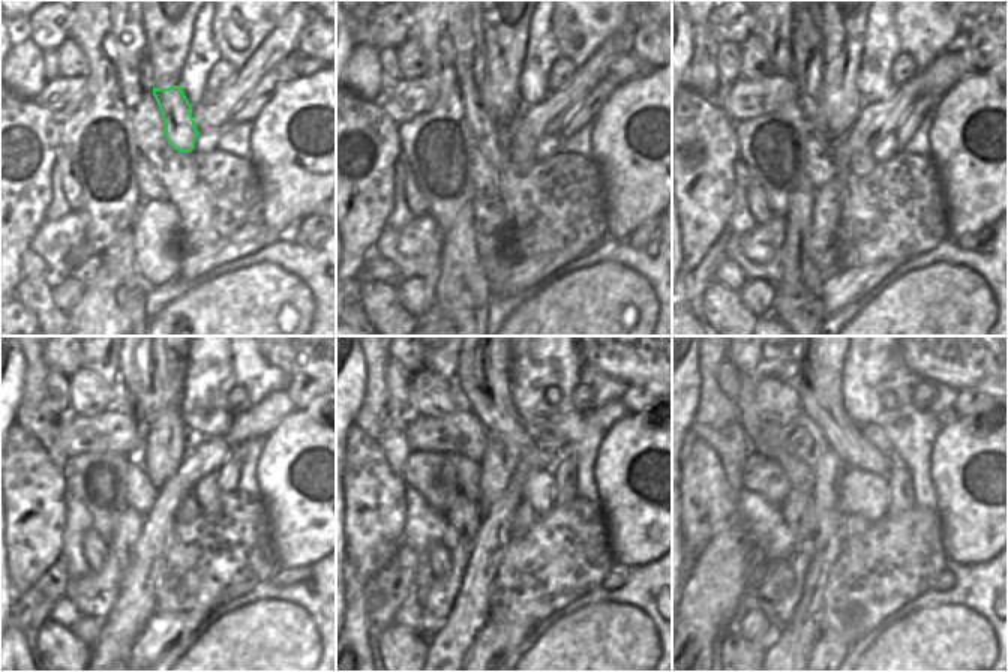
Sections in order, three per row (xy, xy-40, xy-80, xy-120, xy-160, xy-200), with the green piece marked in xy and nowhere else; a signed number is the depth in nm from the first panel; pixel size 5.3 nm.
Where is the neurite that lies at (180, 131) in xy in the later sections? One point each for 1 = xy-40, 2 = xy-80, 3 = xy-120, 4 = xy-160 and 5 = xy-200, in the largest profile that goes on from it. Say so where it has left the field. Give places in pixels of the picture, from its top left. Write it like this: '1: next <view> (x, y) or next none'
1: next xy-40 (521, 150)
2: next xy-80 (861, 162)
3: next xy-120 (189, 507)
4: next xy-160 (524, 515)
5: next xy-200 (854, 525)

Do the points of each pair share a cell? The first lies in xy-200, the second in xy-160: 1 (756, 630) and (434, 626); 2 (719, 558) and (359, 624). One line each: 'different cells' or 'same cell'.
1: different cells
2: same cell

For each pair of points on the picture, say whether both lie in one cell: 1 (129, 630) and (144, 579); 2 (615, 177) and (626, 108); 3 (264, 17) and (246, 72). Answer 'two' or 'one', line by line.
1: one
2: one
3: two

